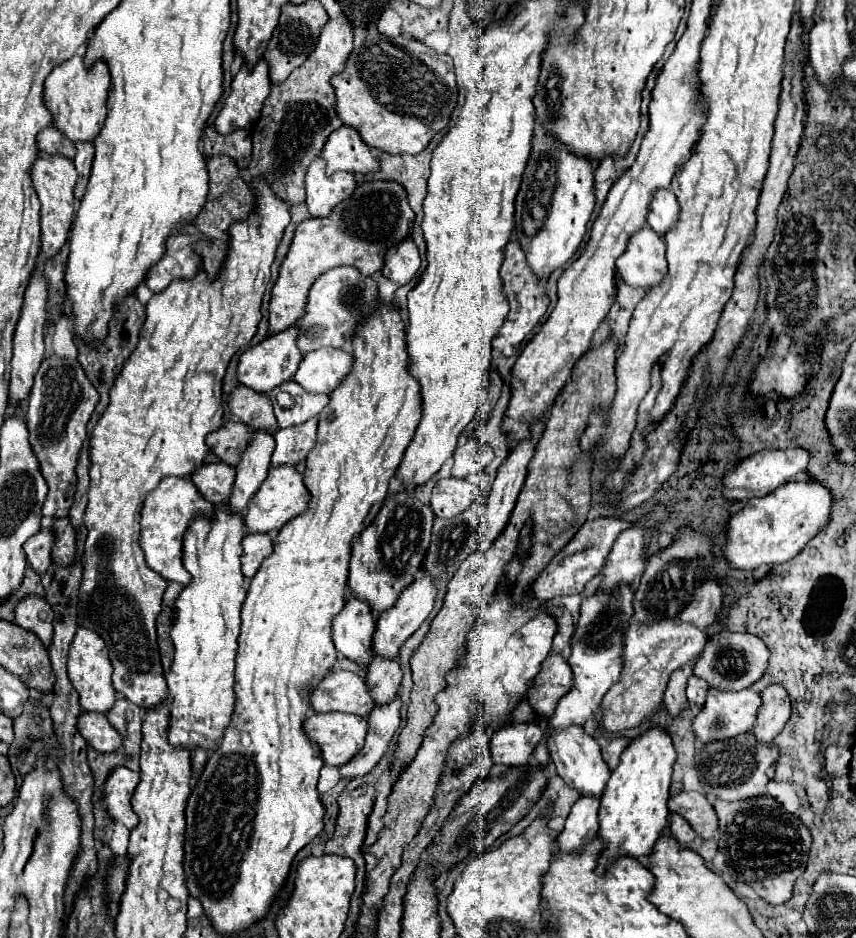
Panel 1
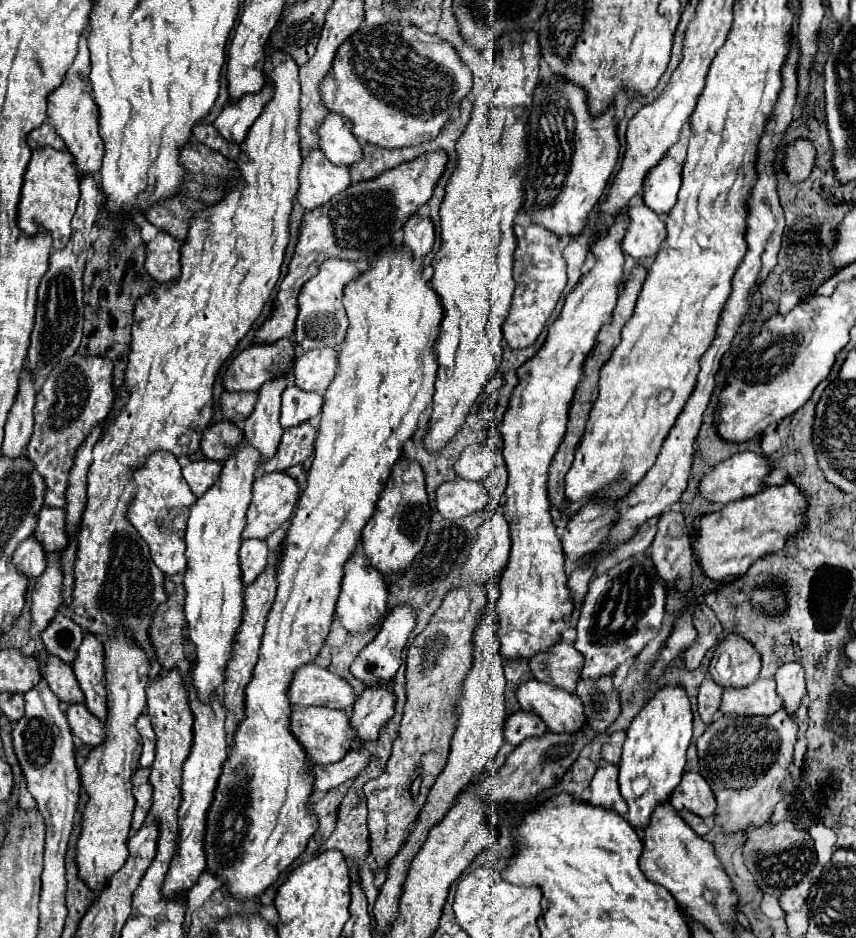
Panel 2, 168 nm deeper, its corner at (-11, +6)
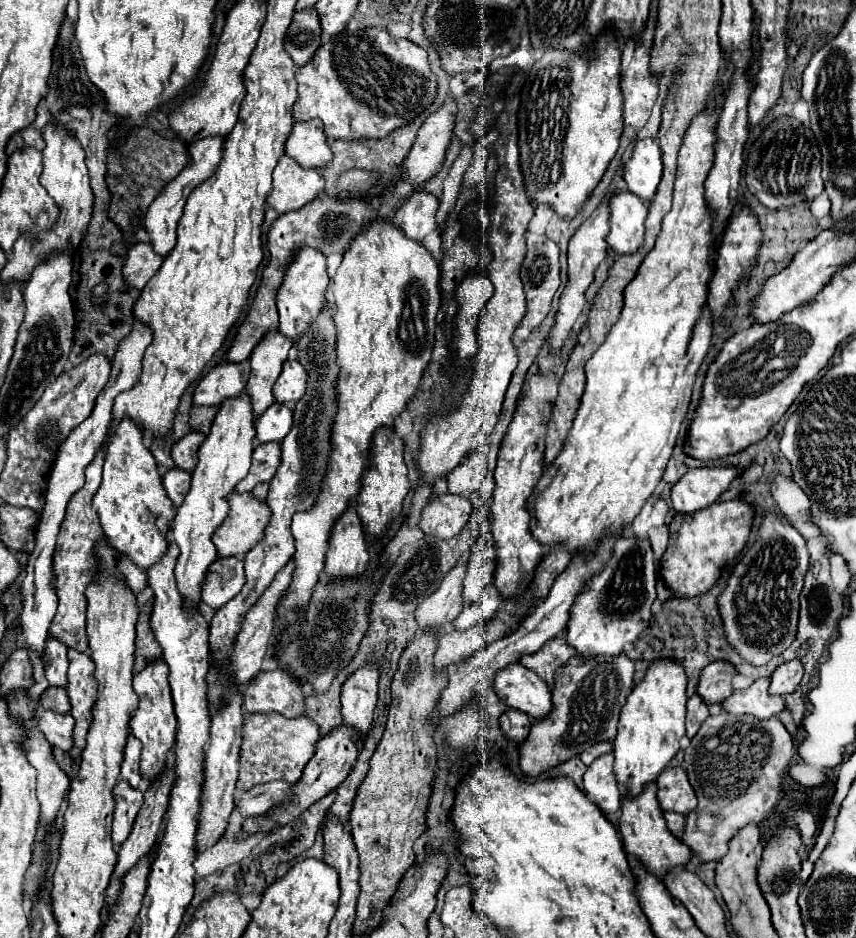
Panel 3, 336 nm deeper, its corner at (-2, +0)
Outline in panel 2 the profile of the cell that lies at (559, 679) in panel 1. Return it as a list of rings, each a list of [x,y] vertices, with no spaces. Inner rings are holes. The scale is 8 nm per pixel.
[[[566,639],[558,641],[548,649],[548,653],[538,653],[530,659],[530,671],[534,679],[544,681],[554,687],[562,687],[568,693],[574,693],[576,683],[580,679],[584,657],[574,649],[574,645]]]

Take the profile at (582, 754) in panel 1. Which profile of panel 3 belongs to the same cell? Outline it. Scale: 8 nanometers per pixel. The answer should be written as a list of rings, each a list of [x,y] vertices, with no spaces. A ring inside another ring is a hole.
[[[513,663],[495,675],[495,693],[509,709],[527,713],[531,719],[545,719],[553,711],[551,689],[533,671]]]

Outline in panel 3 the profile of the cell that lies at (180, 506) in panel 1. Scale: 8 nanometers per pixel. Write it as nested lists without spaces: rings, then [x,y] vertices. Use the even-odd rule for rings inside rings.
[[[123,419],[109,439],[103,463],[103,481],[95,493],[93,507],[101,517],[101,527],[109,543],[121,553],[127,553],[137,567],[147,571],[165,557],[167,535],[175,519],[175,505],[163,487],[157,459],[145,447],[143,431],[131,419]]]

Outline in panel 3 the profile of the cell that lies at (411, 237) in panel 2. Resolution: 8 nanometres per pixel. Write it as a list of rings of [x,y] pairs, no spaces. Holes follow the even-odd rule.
[[[417,191],[403,203],[403,207],[391,217],[391,223],[401,229],[409,239],[423,241],[431,231],[437,229],[435,213],[439,201],[425,191]]]

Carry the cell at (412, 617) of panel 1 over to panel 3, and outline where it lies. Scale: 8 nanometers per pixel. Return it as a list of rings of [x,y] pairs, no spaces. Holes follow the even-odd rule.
[[[375,661],[363,663],[341,685],[341,711],[343,723],[353,725],[361,739],[369,733],[373,721],[373,709],[377,705],[379,689],[379,665]]]

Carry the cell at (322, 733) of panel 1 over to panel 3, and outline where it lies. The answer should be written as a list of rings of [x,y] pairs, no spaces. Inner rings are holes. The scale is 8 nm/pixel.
[[[255,713],[243,723],[243,745],[237,789],[247,791],[259,783],[285,779],[289,783],[299,781],[305,765],[315,753],[315,745],[321,739],[317,723],[307,717],[287,719],[275,713]]]

